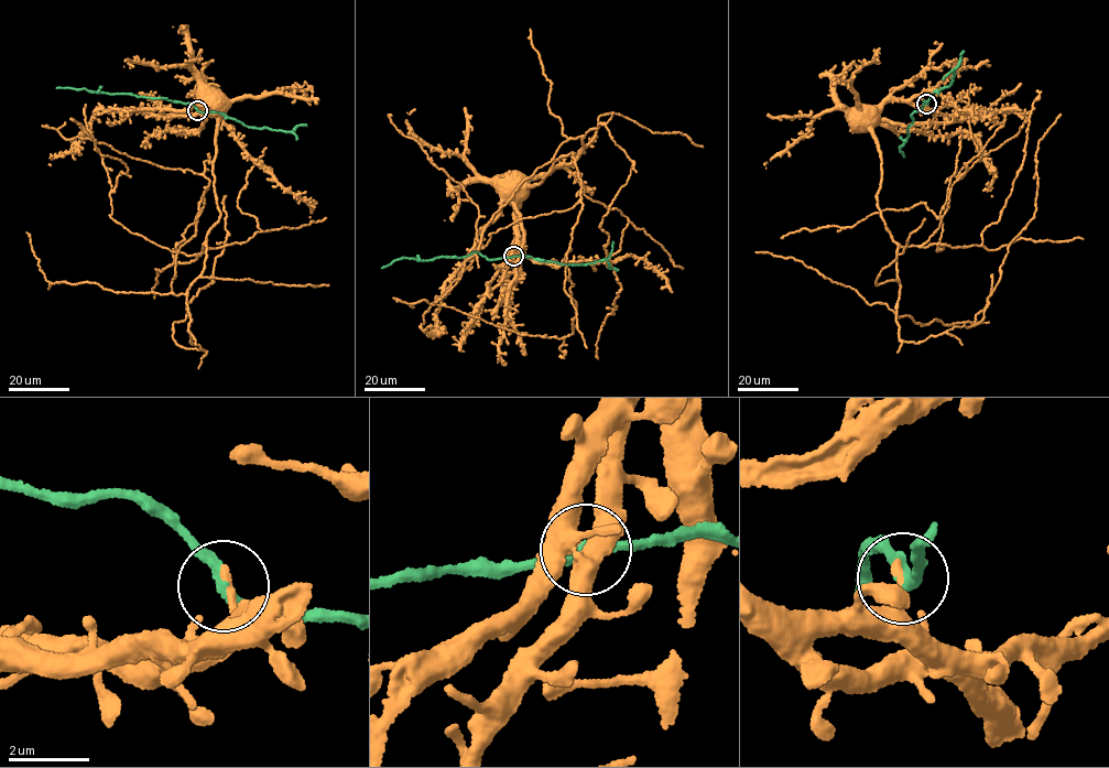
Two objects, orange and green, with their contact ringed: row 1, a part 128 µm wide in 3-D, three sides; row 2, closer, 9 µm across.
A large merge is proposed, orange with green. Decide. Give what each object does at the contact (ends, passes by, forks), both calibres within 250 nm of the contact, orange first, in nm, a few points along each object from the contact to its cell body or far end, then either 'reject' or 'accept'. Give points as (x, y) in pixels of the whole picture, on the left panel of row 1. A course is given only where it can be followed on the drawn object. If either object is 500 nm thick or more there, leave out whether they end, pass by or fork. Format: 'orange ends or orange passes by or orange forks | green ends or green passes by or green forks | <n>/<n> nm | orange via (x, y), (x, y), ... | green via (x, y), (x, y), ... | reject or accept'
orange ends | green passes by | 200/280 nm | orange via (196, 110), (202, 110), (218, 95) | green via (196, 110), (191, 104), (160, 97), (56, 88) | reject

